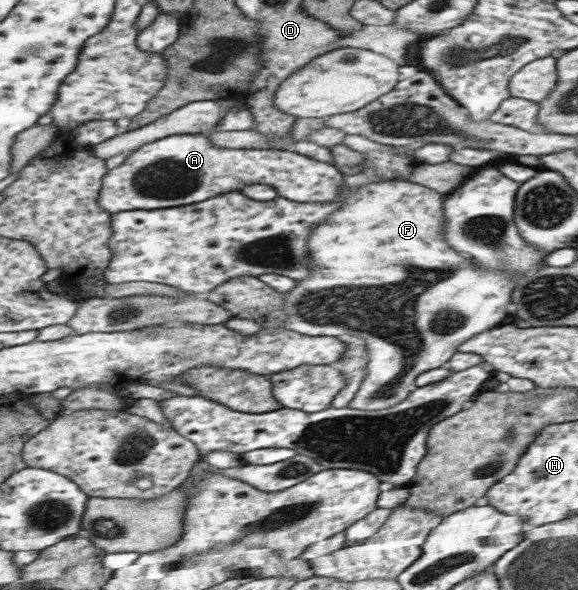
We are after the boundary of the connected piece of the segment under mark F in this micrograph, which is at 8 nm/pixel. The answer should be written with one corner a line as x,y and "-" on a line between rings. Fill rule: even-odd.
407,180
379,181
375,184
362,186
346,205
335,209
327,217
327,220
322,222
314,233
311,233
310,240
307,241
307,247
309,247
307,259
310,261
310,273
308,277
301,279
299,282
296,281
294,287
285,293
285,304
283,304
282,310
286,316
284,328
307,336
338,338
347,336
348,338
362,339
365,342
367,350
367,357
365,358
366,376
362,378
358,392
355,393
353,400
347,407
359,410
381,410
405,401
407,396
417,388
415,380
419,374
439,368
457,352
459,345
465,344
471,337
475,337
486,330
497,328
501,324
501,320
505,316
505,308
508,308
511,303
510,295
522,274
486,271
476,267
471,259
448,246
448,242
443,238
443,229
445,229
443,218
443,196
441,194

